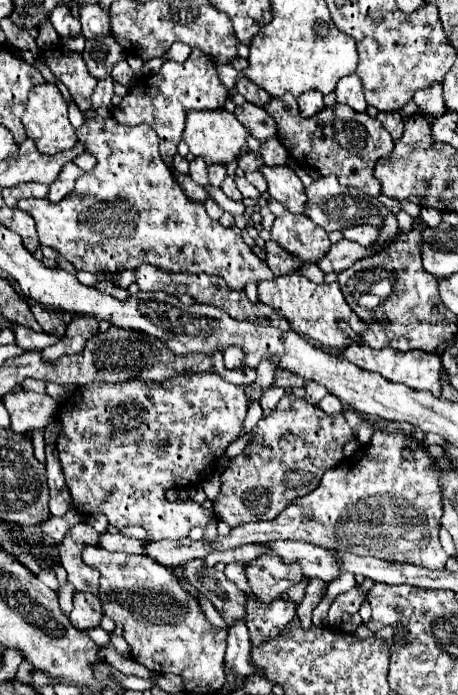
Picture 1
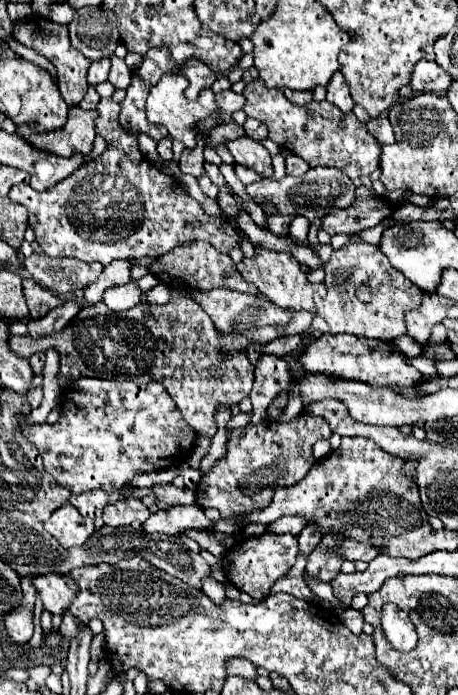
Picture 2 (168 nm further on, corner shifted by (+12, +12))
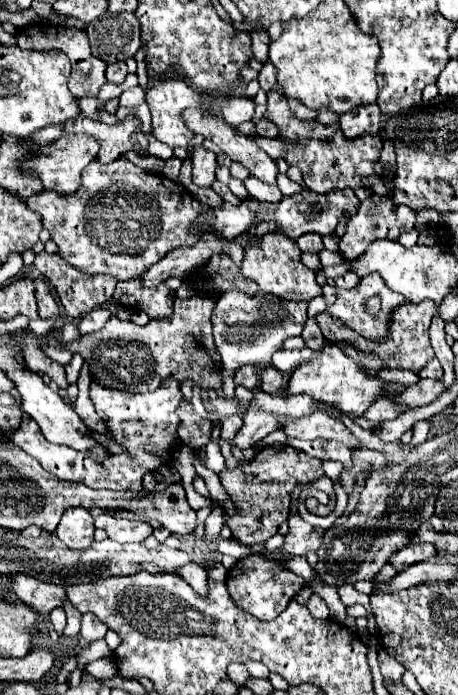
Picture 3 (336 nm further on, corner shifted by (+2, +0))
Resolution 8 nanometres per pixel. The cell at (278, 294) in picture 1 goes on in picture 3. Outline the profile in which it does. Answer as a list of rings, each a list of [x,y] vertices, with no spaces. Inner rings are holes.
[[[268,232],[258,238],[258,244],[244,246],[244,262],[242,274],[258,284],[262,292],[280,296],[284,300],[306,300],[310,302],[314,296],[322,294],[322,288],[316,284],[316,274],[308,266],[300,262],[300,248],[288,236],[280,232]]]

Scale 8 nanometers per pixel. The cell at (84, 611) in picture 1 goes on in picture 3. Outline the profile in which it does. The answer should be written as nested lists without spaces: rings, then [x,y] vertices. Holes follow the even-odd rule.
[[[14,572],[12,590],[20,602],[32,606],[38,614],[50,614],[54,608],[60,608],[66,600],[66,590],[62,586],[36,580],[24,572]]]

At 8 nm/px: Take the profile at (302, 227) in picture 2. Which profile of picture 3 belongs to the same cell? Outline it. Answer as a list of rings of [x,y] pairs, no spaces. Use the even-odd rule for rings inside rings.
[[[302,234],[296,238],[296,244],[302,252],[320,252],[322,250],[322,236],[318,234]]]

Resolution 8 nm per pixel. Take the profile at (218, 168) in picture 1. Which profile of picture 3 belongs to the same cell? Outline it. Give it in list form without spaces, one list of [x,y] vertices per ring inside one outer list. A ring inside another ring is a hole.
[[[278,136],[278,138],[258,138],[258,144],[260,144],[260,148],[266,150],[266,154],[270,154],[274,160],[284,156],[284,152],[282,152],[282,136]]]

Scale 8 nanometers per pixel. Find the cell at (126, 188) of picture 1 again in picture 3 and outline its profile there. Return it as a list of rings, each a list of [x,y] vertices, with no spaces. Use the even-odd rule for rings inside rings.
[[[94,160],[94,162],[90,162],[88,168],[82,172],[82,186],[80,186],[74,194],[70,194],[70,196],[58,196],[58,192],[42,190],[42,192],[30,196],[30,198],[26,200],[26,204],[28,204],[34,212],[42,214],[42,224],[44,224],[44,228],[52,234],[52,240],[58,244],[60,256],[62,256],[68,264],[72,264],[74,268],[78,268],[78,270],[82,270],[82,272],[88,272],[88,274],[112,274],[112,276],[118,278],[118,280],[130,280],[130,278],[134,278],[134,276],[144,274],[152,264],[156,264],[160,258],[164,258],[170,250],[174,250],[174,248],[178,248],[178,246],[192,246],[192,244],[196,244],[196,242],[198,242],[198,236],[192,236],[192,234],[190,234],[190,226],[192,226],[192,222],[196,220],[196,216],[202,214],[202,210],[206,210],[206,206],[200,204],[200,202],[198,202],[184,186],[180,186],[178,182],[168,180],[168,178],[162,176],[162,174],[146,172],[146,170],[142,170],[142,168],[134,166],[134,164],[130,164],[128,160],[116,160],[116,162],[112,162],[112,164],[98,164],[98,160]]]

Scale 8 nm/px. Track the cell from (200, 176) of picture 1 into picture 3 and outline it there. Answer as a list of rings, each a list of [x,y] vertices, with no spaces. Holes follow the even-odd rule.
[[[198,146],[192,148],[192,182],[198,186],[212,186],[212,182],[216,180],[216,154]]]

